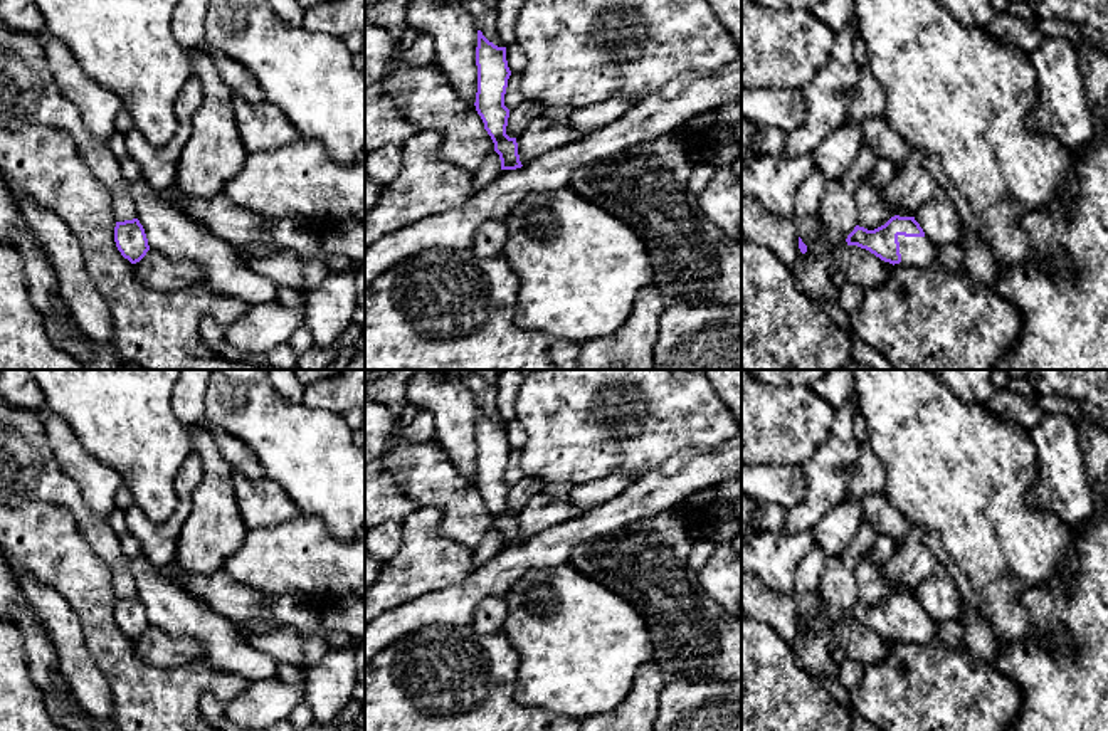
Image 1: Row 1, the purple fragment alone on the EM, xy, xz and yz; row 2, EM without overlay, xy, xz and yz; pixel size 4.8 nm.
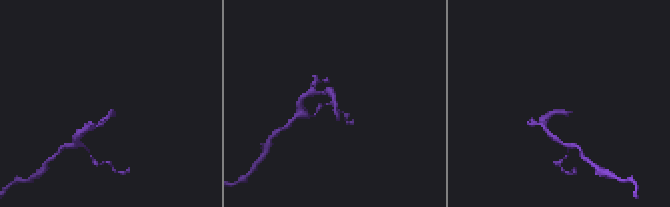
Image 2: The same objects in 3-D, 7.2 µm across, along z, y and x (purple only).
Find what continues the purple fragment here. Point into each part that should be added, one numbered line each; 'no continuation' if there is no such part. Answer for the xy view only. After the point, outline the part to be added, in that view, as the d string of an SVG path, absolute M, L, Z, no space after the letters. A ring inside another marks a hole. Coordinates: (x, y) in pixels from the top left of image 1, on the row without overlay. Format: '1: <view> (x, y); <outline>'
no continuation

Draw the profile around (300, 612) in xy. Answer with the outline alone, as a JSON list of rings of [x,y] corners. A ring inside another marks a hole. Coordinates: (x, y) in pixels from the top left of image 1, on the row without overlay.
[[[271,595],[267,598],[267,613],[272,628],[293,627],[308,635],[321,628],[323,608],[304,595]]]

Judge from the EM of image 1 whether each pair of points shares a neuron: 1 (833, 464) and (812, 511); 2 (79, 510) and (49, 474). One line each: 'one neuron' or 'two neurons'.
1: one neuron
2: one neuron

